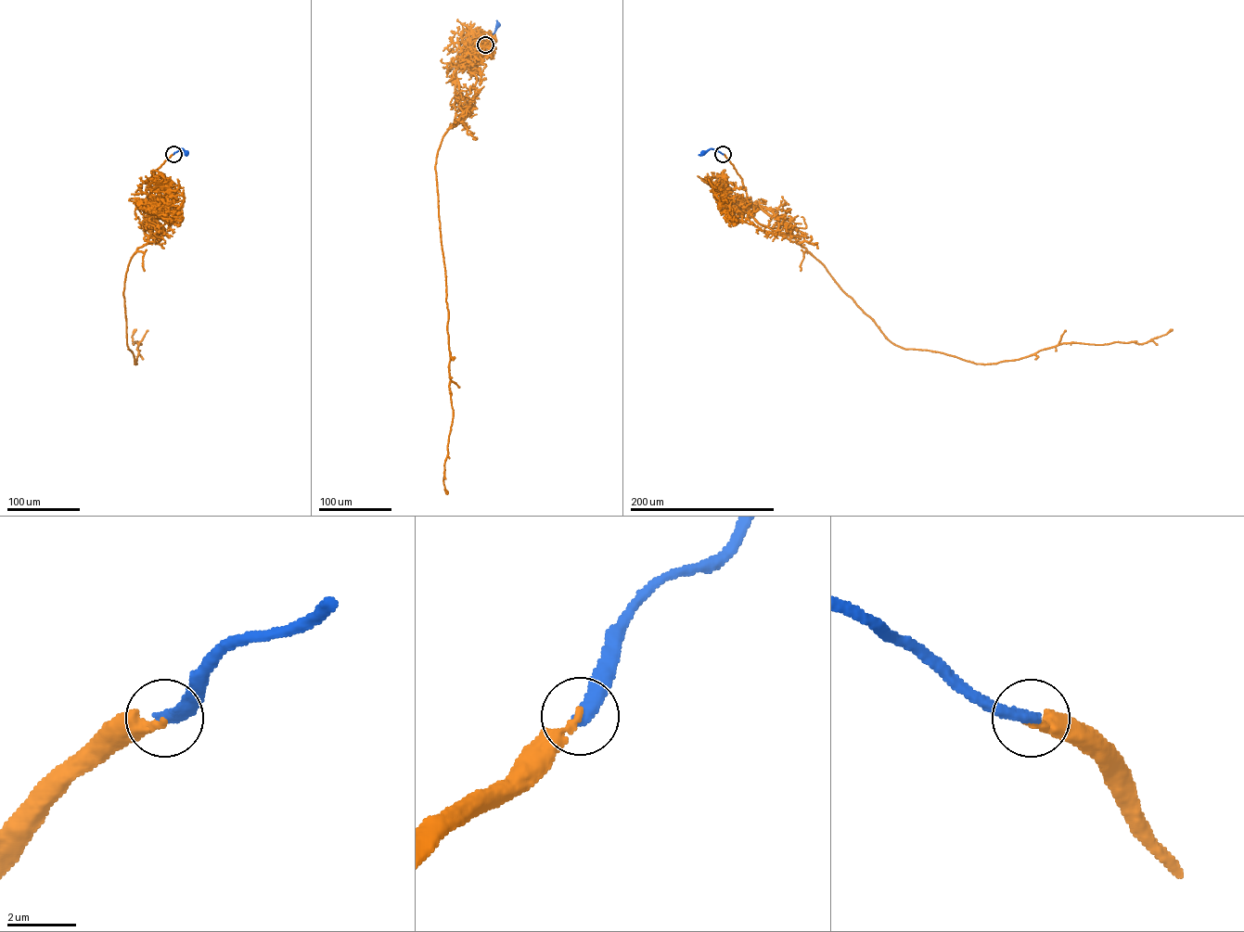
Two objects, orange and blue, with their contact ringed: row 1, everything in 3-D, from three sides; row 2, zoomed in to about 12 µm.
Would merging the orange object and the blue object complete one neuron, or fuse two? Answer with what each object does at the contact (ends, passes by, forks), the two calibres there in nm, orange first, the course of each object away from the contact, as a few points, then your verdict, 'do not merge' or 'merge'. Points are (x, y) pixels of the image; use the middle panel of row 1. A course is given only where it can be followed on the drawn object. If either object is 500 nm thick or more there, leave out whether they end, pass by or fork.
orange ends | blue ends | 200/440 nm | orange via (485, 44), (460, 64), (476, 78), (475, 94), (442, 137), (435, 165), (453, 411), (444, 466), (446, 493) | blue via (485, 44), (498, 25) | do not merge

